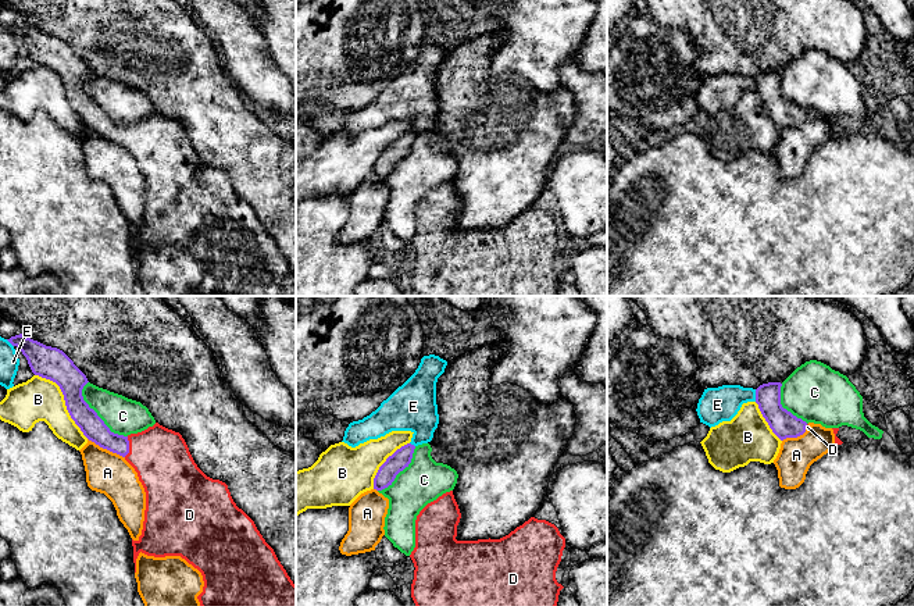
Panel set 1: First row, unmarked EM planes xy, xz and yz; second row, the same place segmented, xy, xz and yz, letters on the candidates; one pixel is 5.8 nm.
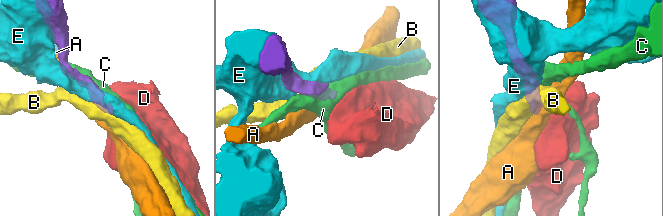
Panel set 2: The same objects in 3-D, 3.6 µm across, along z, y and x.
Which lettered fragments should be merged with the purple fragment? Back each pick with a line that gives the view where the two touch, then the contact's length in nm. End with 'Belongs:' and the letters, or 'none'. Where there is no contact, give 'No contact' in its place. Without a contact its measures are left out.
D: Touches purple in xy. Shared border 120 nm
Belongs: D

